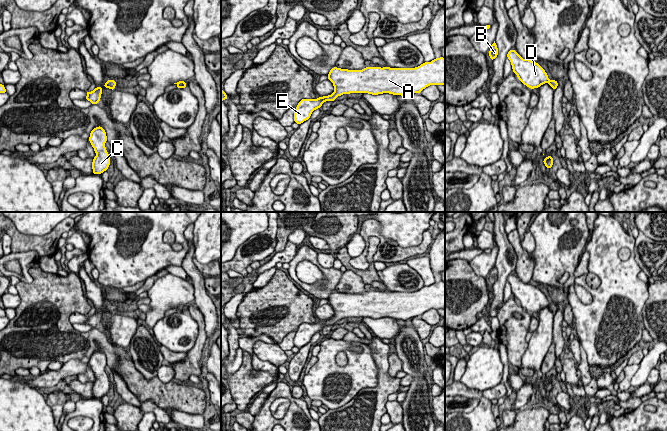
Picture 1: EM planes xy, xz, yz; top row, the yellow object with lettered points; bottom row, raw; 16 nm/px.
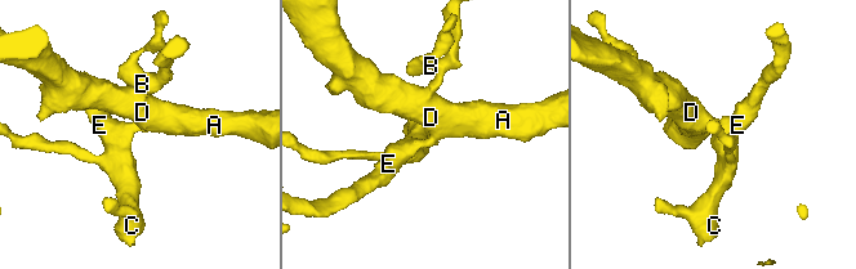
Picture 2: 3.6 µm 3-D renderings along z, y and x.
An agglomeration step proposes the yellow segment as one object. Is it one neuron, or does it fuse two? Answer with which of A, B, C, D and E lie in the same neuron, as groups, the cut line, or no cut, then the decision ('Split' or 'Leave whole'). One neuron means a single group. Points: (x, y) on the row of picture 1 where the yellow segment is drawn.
Groups: A B C D E. No split. Leave whole

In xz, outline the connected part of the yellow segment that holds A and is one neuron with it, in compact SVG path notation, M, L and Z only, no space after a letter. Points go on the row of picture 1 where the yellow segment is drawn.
M435 58L431 62L424 62L415 68L365 67L362 70L348 70L333 67L328 74L328 80L333 83L334 92L331 95L317 99L302 99L294 112L294 122L301 124L311 117L314 110L320 108L326 101L335 101L338 96L350 93L368 93L378 95L389 93L409 98L414 93L421 93L430 85L445 85L445 58Z

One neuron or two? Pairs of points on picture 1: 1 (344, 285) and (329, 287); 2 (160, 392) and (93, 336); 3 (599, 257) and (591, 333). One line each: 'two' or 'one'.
1: two
2: one
3: one

